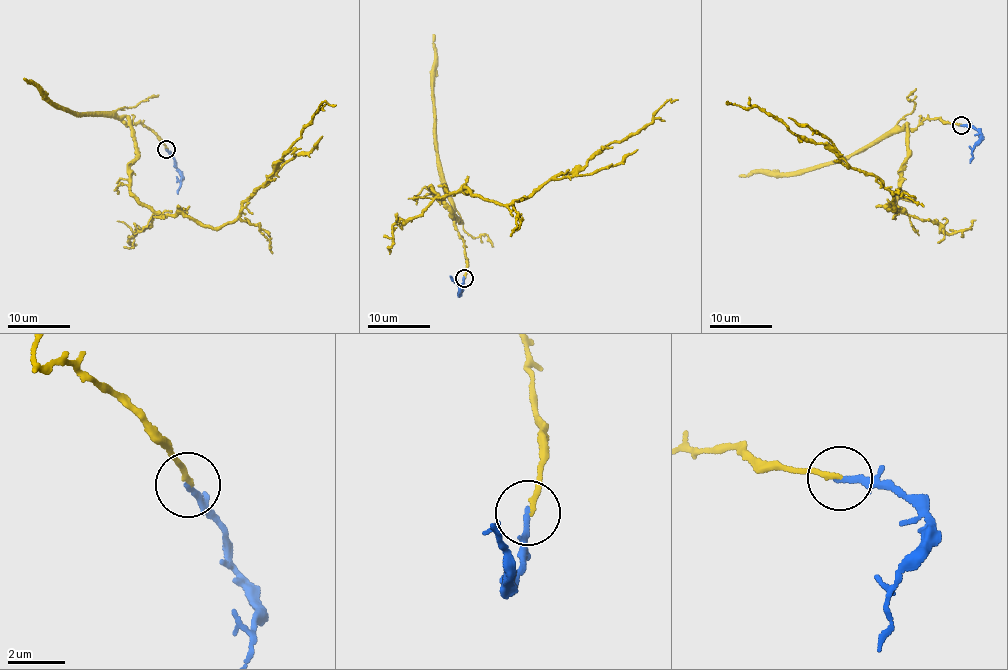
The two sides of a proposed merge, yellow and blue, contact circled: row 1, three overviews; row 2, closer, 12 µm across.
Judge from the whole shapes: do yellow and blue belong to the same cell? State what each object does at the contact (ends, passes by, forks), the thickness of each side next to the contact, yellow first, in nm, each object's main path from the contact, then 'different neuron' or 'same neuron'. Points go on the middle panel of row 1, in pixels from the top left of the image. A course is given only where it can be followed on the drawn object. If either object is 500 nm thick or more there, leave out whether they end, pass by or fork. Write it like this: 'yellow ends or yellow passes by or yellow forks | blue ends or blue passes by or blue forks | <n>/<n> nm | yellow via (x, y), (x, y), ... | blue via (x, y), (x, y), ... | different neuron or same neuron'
yellow ends | blue ends | 170/200 nm | yellow via (464, 278), (458, 222), (430, 187), (442, 197), (465, 187), (506, 204), (531, 195), (678, 100) | blue via (464, 278), (459, 293), (459, 285), (451, 276) | same neuron

